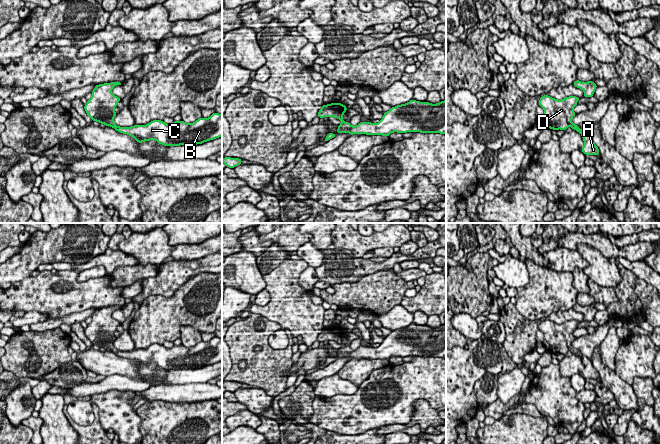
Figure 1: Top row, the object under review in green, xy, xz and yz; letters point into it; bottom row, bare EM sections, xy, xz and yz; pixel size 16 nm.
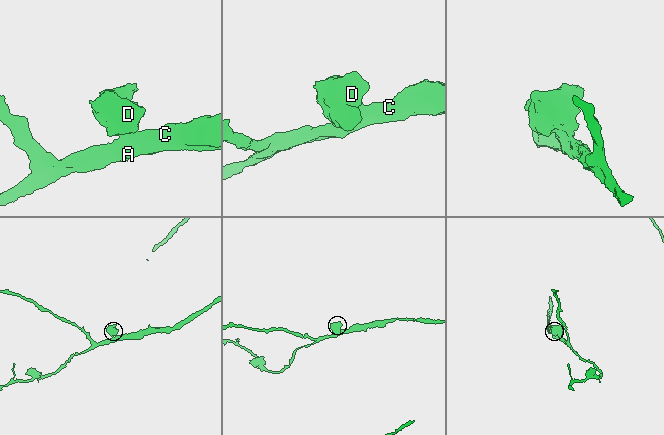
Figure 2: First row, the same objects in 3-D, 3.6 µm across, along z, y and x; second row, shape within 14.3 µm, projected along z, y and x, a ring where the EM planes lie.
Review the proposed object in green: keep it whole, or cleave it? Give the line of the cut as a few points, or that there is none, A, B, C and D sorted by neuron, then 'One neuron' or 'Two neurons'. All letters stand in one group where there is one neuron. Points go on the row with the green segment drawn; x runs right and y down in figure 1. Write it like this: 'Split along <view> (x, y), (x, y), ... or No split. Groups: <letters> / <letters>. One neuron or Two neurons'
No split. Groups: A B C D. One neuron

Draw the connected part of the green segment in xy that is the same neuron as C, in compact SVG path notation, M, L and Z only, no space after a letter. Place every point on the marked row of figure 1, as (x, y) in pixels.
M111 82L95 85L92 97L84 105L92 121L105 124L116 131L132 136L138 143L156 140L164 146L197 145L222 137L222 115L215 112L209 118L199 118L193 123L174 121L166 124L163 120L152 120L147 125L120 127L114 122L114 108L121 99L112 93L112 89L121 85Z

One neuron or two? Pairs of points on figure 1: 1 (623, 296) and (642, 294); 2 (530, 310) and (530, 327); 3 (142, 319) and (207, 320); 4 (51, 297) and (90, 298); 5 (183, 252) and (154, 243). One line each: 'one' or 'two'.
1: two
2: two
3: one
4: one
5: two

